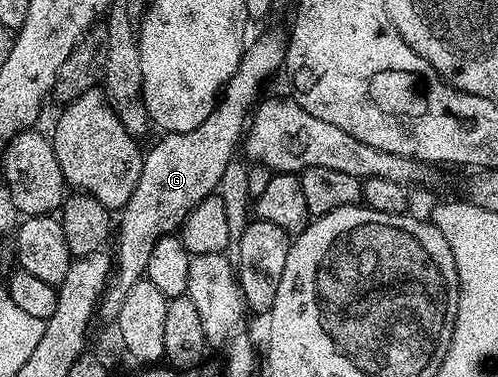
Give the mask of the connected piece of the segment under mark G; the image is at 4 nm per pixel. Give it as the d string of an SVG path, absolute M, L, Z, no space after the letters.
M267 31L255 40L246 44L241 61L229 77L223 88L219 102L189 133L167 133L152 145L143 156L141 177L137 181L132 197L121 209L121 223L117 225L117 253L115 252L115 270L113 282L104 292L100 304L100 316L114 320L118 318L128 290L141 278L144 278L149 265L149 253L153 253L153 245L162 235L178 232L187 215L210 195L216 194L221 173L225 173L225 165L236 154L235 146L240 146L249 127L249 116L253 108L260 102L259 86L274 73L278 67L284 66L287 58L287 40L284 32Z

